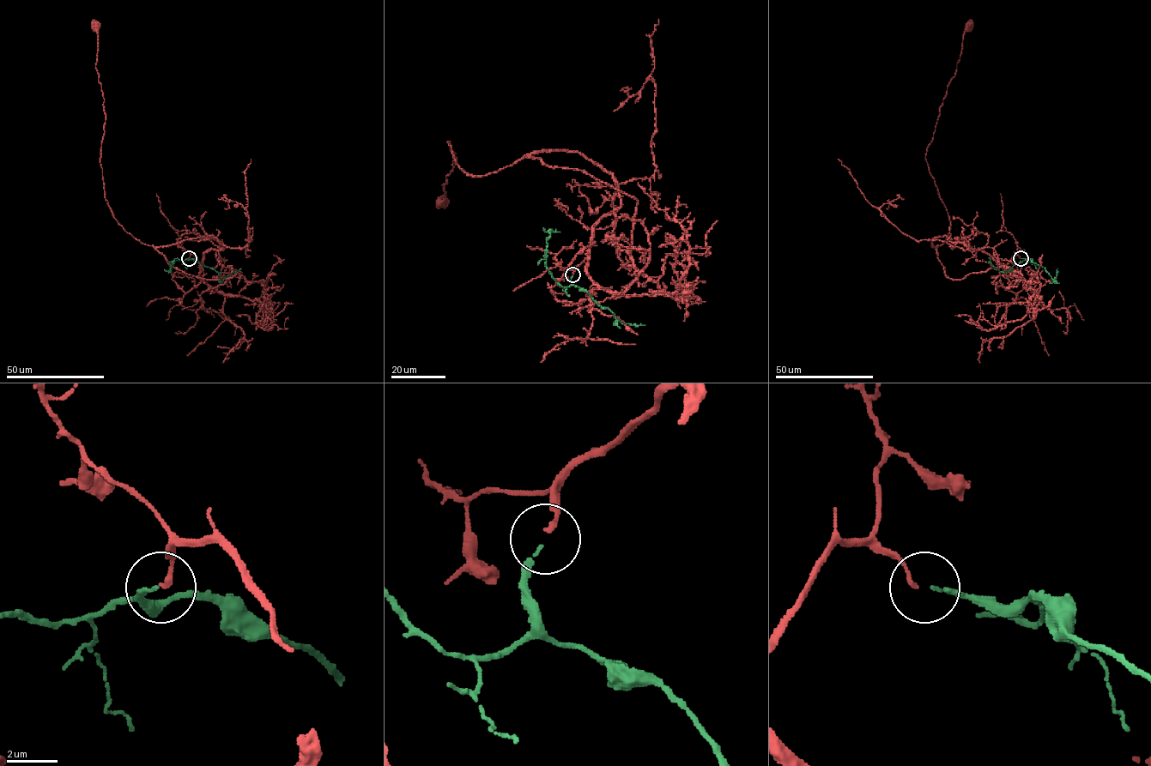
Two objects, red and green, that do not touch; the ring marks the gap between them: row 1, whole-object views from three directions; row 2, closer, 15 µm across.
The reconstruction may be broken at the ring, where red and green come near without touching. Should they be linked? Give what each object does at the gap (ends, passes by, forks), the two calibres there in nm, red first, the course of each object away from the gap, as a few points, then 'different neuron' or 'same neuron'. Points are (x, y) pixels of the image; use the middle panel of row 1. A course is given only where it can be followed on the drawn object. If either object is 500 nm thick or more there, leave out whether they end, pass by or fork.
red ends; green ends; calibres 180 and 120 nm; course red (573, 274), (620, 206), (614, 177), (579, 153), (529, 153), (472, 176), (448, 141), (442, 202); course green (572, 275), (571, 281), (574, 286), (584, 289), (598, 304), (607, 307), (624, 324), (645, 325); same neuron

